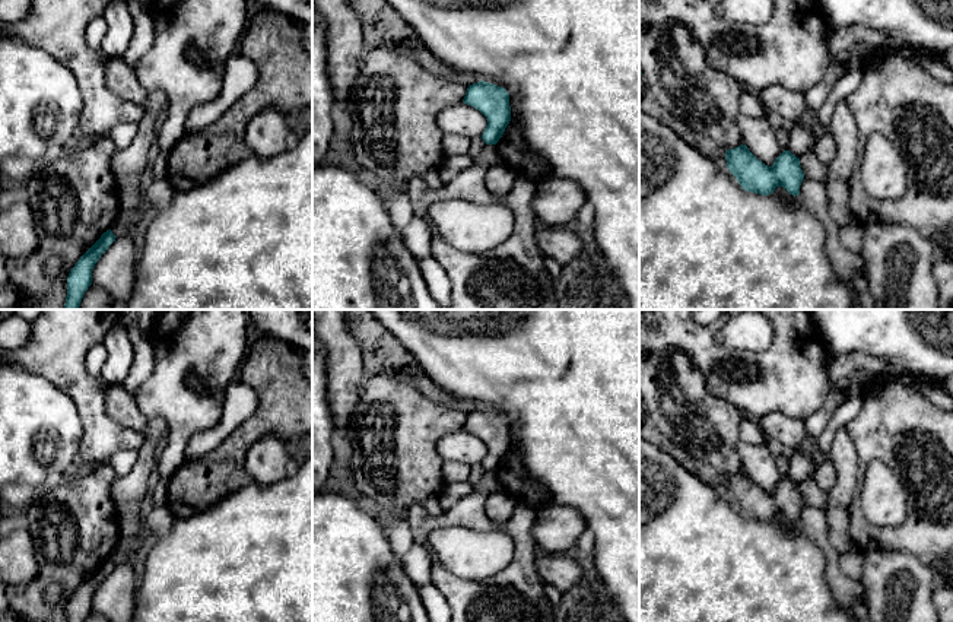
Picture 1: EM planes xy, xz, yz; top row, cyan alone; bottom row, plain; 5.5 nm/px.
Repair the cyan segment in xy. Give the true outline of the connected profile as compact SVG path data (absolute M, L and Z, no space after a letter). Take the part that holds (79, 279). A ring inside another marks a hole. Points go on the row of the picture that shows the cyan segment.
M111 229L104 232L101 238L79 258L67 276L67 296L63 310L79 310L82 298L92 285L92 270L101 256L115 241Z

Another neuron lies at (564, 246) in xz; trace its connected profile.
M539 226L536 242L543 257L550 257L562 267L571 264L582 251L581 238L563 226Z

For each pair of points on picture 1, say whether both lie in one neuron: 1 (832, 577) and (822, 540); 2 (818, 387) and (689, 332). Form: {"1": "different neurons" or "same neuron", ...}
{"1": "same neuron", "2": "same neuron"}

